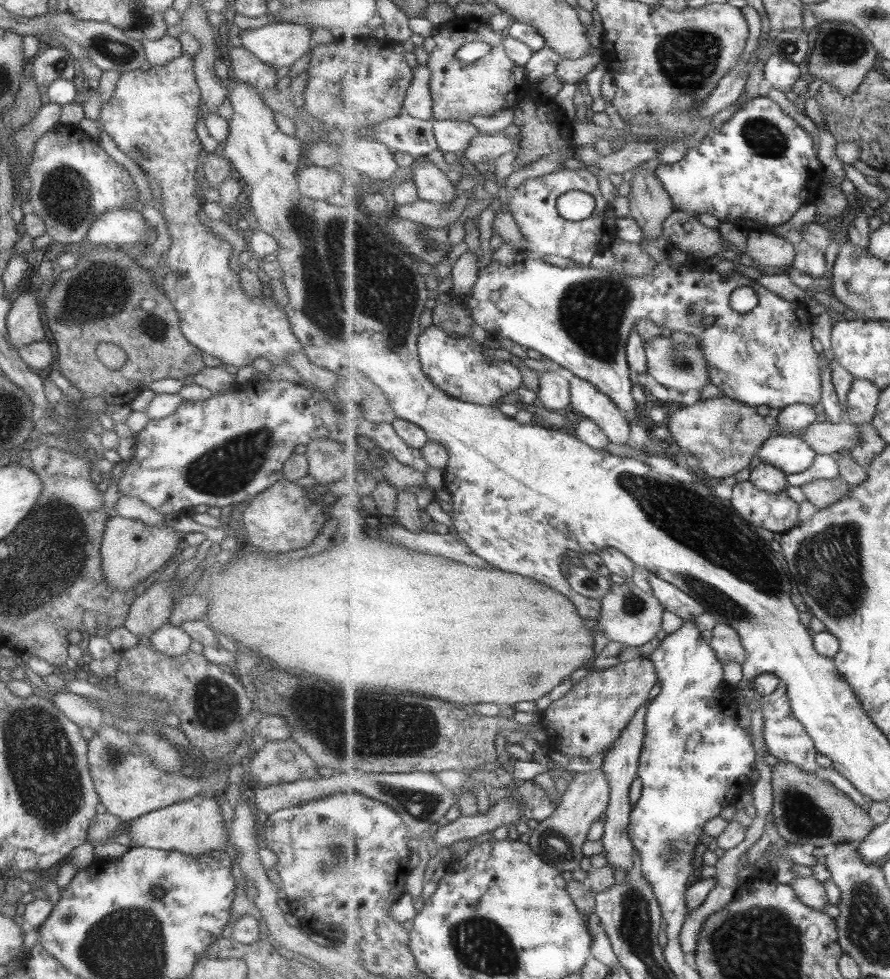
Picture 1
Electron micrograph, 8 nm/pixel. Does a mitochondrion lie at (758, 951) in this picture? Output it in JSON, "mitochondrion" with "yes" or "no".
{"mitochondrion":"yes"}

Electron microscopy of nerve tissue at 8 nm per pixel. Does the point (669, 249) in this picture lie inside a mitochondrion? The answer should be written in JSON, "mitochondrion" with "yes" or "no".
{"mitochondrion":"no"}

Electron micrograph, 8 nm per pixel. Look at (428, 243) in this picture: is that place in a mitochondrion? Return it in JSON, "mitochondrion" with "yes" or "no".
{"mitochondrion":"yes"}

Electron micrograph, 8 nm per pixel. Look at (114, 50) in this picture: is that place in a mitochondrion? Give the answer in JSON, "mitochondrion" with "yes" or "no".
{"mitochondrion":"yes"}

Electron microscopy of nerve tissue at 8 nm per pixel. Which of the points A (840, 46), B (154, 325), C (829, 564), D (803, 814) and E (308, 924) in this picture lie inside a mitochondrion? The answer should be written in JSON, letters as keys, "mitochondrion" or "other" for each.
{"A":"mitochondrion","B":"mitochondrion","C":"mitochondrion","D":"mitochondrion","E":"other"}

